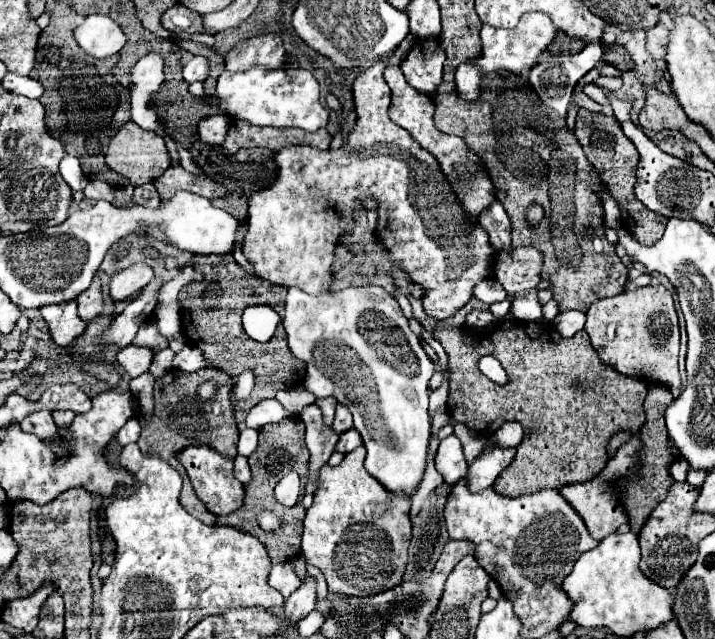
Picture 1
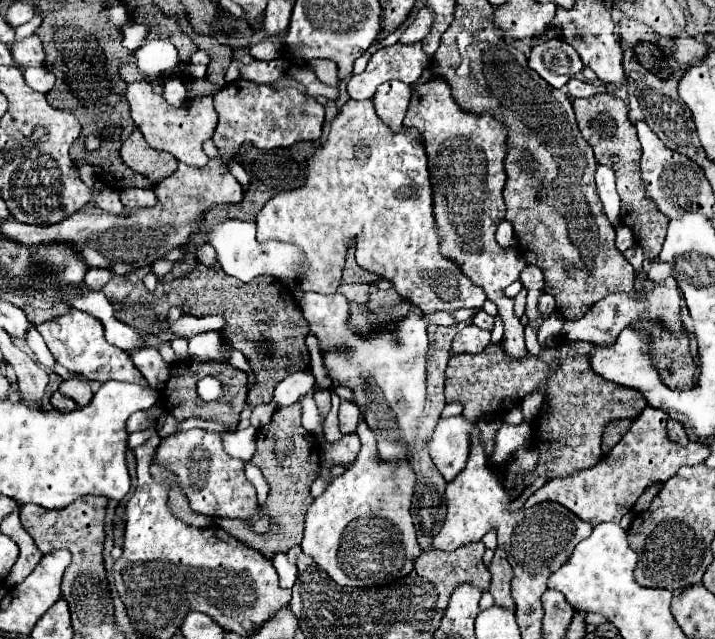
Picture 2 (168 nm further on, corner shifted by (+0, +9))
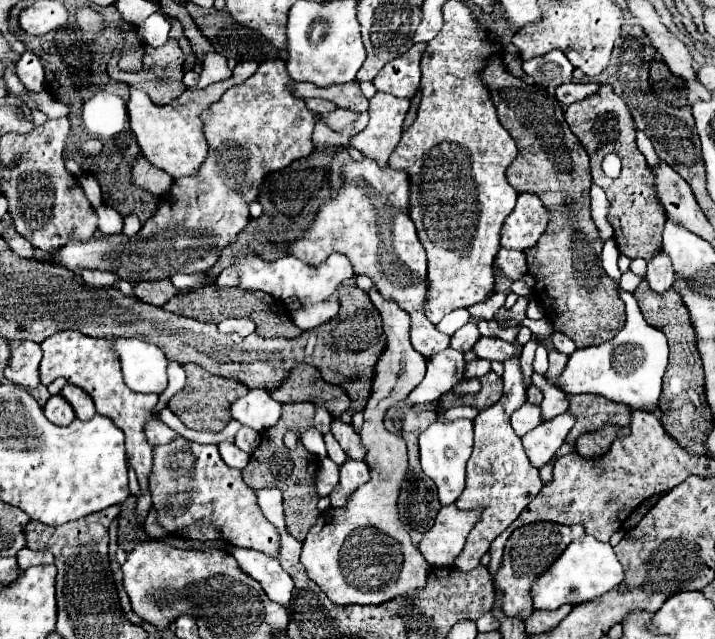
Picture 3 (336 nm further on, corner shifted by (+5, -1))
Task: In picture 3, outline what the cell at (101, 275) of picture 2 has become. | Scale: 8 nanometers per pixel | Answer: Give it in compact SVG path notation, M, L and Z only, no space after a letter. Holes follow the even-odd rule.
M84 269L82 279L92 287L110 287L116 281L116 275L110 271L98 271L98 269Z

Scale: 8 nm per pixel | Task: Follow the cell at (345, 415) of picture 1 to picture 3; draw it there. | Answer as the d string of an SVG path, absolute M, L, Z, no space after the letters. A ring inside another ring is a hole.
M340 419L332 421L332 435L336 437L336 441L342 445L342 449L346 451L346 455L354 461L362 461L366 455L366 447L362 447L360 435L354 431L352 425L342 423Z

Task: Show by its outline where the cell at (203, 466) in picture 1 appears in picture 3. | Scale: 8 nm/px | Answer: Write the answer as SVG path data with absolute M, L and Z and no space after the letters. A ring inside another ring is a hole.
M178 437L168 445L154 447L154 467L152 473L148 475L148 483L152 495L152 509L158 515L158 523L162 523L162 529L166 529L168 533L184 539L198 539L198 541L224 539L236 547L254 549L270 557L278 555L278 531L262 515L254 491L242 481L242 473L222 463L216 445L200 445Z

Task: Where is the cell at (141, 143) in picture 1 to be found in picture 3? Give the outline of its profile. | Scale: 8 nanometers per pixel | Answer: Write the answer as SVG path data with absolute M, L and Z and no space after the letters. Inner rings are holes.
M138 157L132 169L134 169L132 171L134 183L154 195L164 195L166 191L170 191L174 183L174 179L166 171L160 171L158 167L154 167L146 157Z

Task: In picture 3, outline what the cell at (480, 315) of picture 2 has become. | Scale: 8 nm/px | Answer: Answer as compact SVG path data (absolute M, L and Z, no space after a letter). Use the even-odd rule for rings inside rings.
M480 337L472 351L474 351L480 359L502 361L502 359L510 359L510 355L514 355L514 345L512 345L512 343L506 343L506 341L502 341L502 339Z

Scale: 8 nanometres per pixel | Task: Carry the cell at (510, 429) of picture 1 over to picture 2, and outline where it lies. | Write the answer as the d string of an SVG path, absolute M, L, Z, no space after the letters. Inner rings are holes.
M537 389L535 393L529 393L523 403L521 403L521 409L523 409L523 421L525 423L531 423L541 407L541 401L543 401L543 389Z

